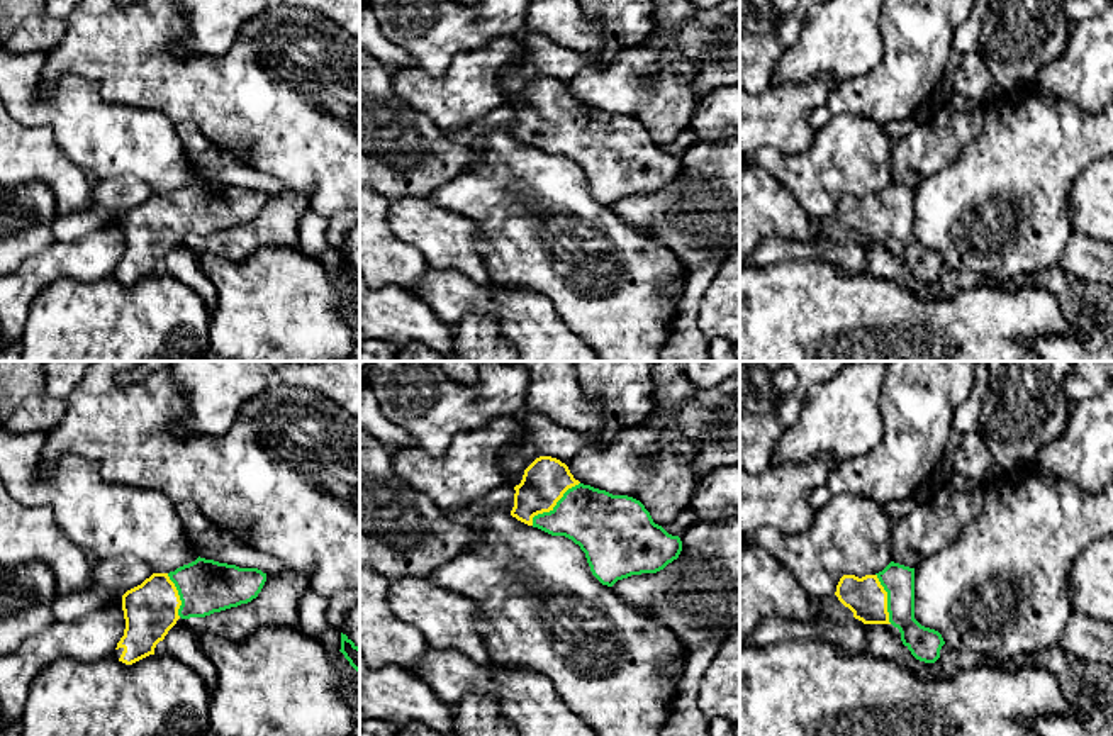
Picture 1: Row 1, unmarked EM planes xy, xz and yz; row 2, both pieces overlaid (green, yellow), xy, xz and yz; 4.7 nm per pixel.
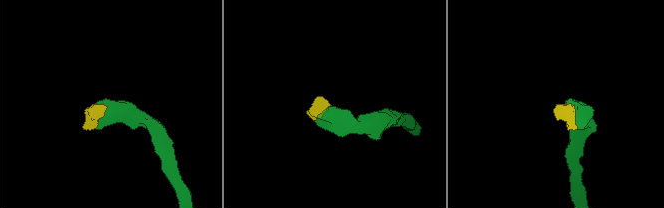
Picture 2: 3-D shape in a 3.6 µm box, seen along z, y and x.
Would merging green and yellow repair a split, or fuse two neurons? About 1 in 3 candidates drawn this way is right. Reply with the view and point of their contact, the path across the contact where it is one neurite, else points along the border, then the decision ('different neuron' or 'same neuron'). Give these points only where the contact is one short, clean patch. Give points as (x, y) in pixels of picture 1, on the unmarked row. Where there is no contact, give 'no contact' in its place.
contact xz (555, 126); same neuron

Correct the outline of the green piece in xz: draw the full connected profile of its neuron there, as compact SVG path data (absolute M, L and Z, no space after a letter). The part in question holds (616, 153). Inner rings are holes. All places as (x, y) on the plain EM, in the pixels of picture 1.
M536 78L514 110L511 136L579 164L602 205L657 193L682 171L680 158L655 144L640 120L580 103L556 78Z

